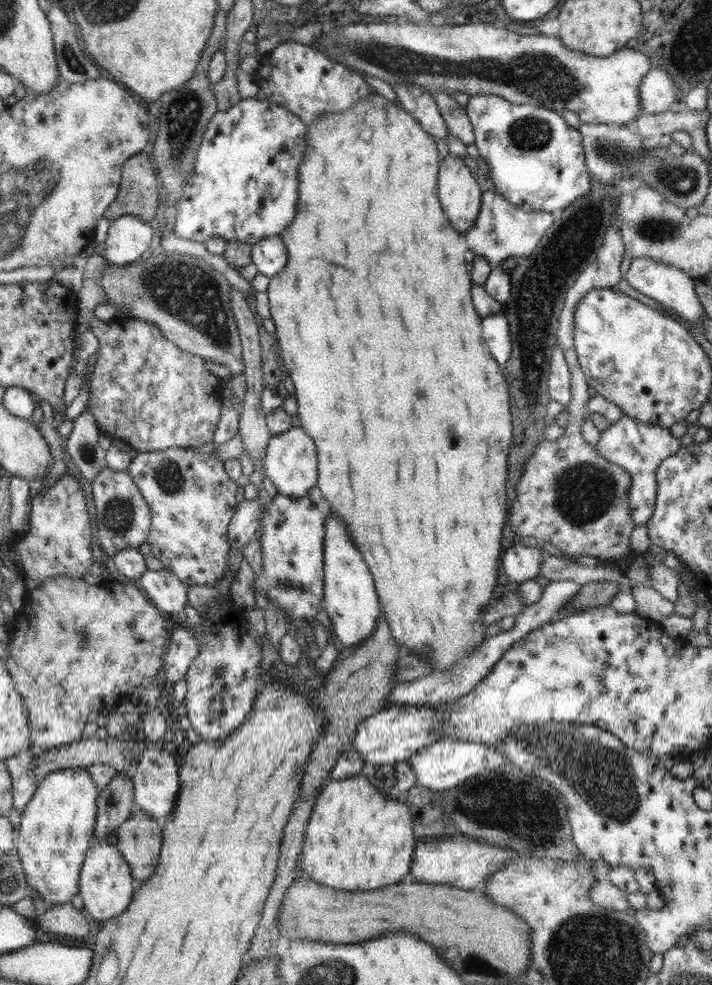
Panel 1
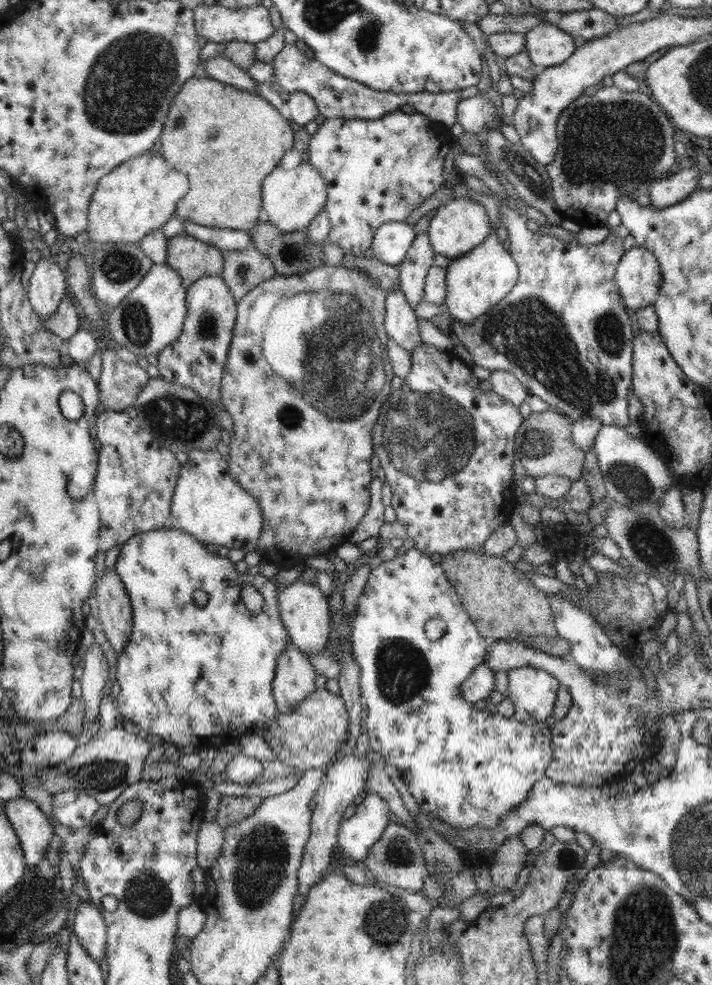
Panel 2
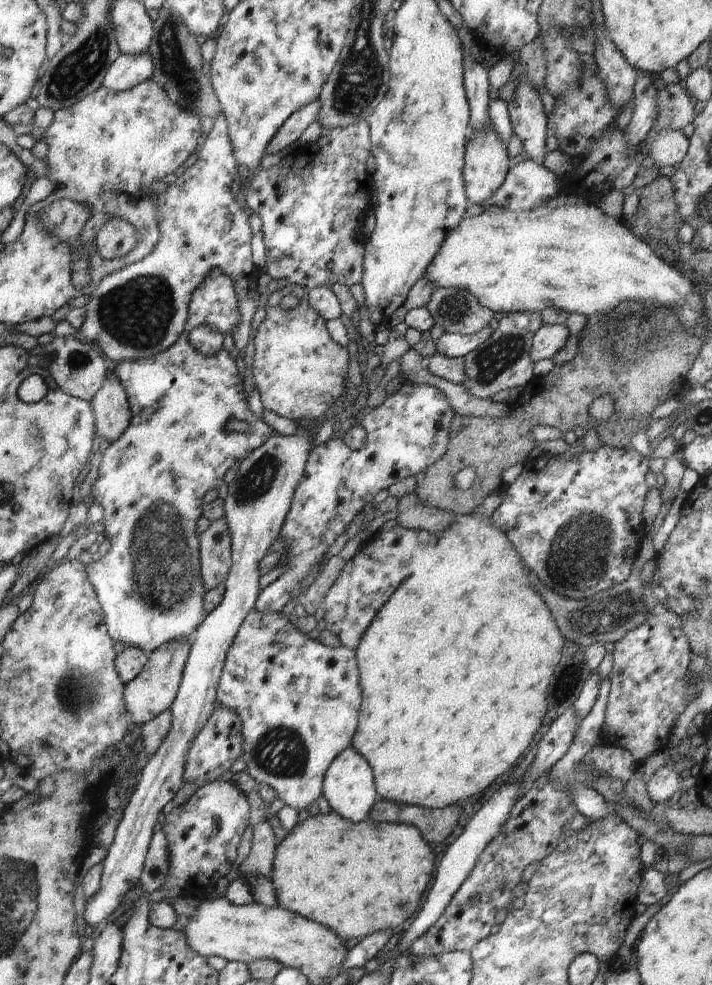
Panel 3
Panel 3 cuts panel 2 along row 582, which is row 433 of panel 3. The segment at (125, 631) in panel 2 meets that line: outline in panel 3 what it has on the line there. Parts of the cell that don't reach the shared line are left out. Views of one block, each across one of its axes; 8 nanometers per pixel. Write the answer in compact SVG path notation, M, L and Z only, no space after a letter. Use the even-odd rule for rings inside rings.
M113 372L108 373L102 388L94 395L90 403L95 414L96 436L106 438L109 443L118 440L118 437L122 436L130 424L132 411L126 391Z

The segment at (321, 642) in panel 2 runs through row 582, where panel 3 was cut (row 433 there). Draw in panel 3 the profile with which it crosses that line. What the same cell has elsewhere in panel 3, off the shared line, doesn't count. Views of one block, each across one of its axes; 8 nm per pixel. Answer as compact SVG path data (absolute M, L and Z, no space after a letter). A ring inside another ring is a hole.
M299 426L295 434L270 436L262 446L243 456L236 477L228 484L223 509L231 536L232 566L224 582L225 593L222 602L208 613L192 634L189 657L170 708L170 728L156 753L145 758L141 765L140 782L122 811L114 842L103 859L100 888L85 905L84 920L94 928L103 926L108 916L121 905L125 894L138 884L158 816L183 785L187 752L218 707L217 690L228 649L245 616L255 608L261 591L258 587L262 576L259 560L267 555L267 550L283 528L296 487L304 476L314 437L312 430L308 432Z

